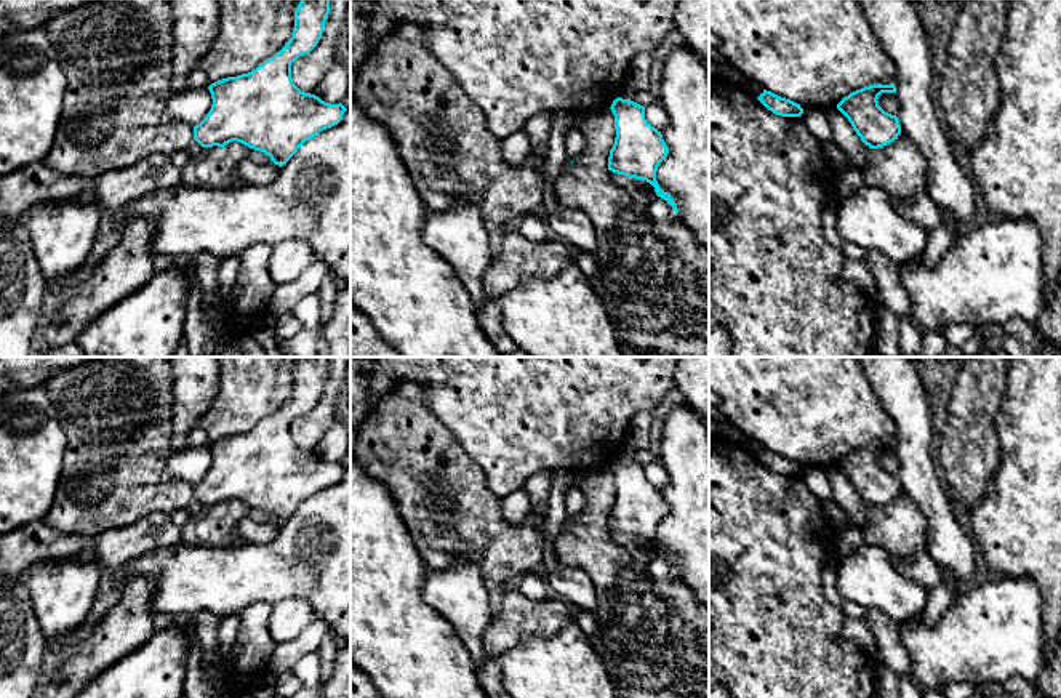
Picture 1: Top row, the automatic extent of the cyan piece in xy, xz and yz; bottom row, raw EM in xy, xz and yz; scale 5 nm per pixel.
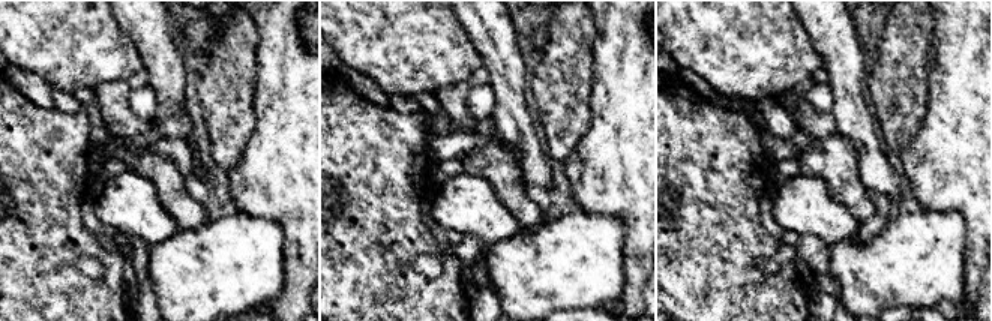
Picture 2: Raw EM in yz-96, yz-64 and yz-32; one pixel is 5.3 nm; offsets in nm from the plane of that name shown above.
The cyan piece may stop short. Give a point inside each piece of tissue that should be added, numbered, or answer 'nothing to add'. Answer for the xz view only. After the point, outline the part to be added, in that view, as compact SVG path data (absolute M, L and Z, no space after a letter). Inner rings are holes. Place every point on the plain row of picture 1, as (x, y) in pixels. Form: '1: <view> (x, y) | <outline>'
nothing to add

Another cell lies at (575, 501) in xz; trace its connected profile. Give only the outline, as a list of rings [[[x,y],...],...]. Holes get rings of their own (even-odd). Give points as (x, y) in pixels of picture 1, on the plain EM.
[[[571,487],[565,493],[565,511],[573,519],[576,514],[583,512],[587,501],[578,487]]]

